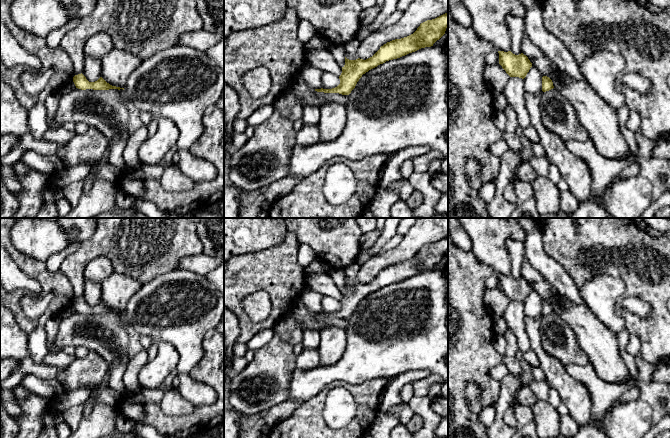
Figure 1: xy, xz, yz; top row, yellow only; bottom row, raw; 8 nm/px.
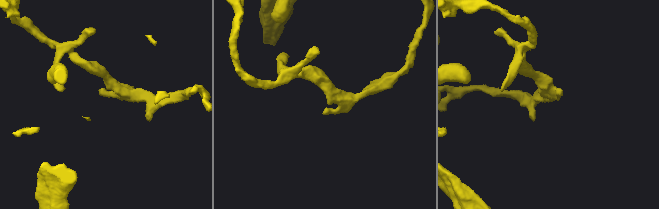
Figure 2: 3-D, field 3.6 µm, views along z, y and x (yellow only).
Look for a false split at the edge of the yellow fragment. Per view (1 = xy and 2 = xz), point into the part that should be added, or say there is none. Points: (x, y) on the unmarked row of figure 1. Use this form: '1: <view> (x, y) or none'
1: none
2: none

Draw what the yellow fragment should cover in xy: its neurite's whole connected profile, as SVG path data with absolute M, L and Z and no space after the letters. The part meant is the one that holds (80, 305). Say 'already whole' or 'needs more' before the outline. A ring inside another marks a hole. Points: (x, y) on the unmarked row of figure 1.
already whole | M82 297L75 299L73 301L73 306L76 312L81 313L81 314L86 314L86 313L93 313L93 314L123 313L124 314L124 312L110 309L102 301L100 301L95 306L89 306Z

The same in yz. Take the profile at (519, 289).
already whole | M498 275L499 288L510 301L519 301L524 303L532 291L532 287L523 277L513 278L511 275Z

